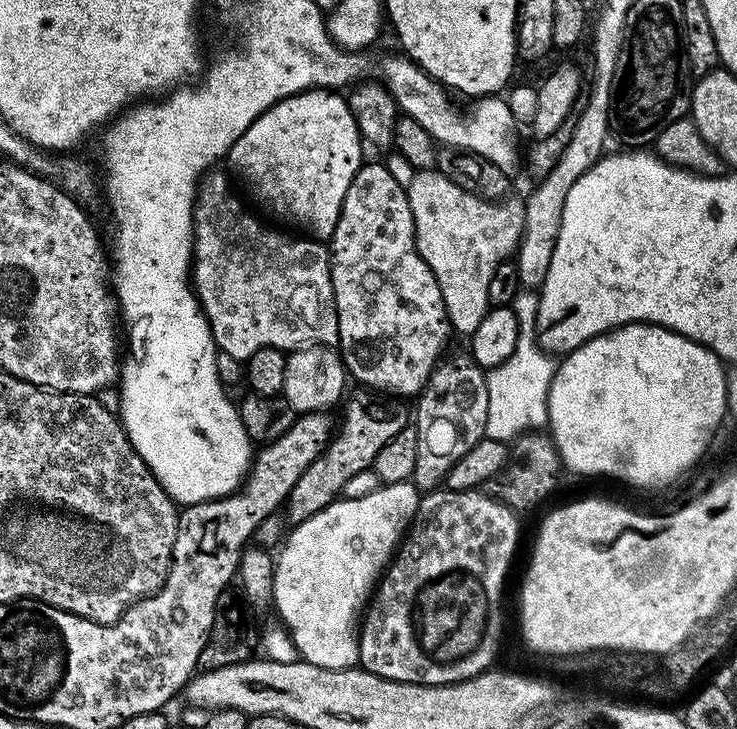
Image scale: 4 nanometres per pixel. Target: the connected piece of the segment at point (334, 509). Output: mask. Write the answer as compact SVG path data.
M405 482L402 484L385 484L376 489L376 491L366 494L366 498L354 498L345 500L337 498L333 504L326 506L318 514L306 518L306 522L295 525L287 533L283 541L279 554L275 557L275 572L273 574L273 596L274 608L280 611L283 627L287 628L292 636L297 650L306 662L310 662L319 668L355 668L360 659L360 626L362 623L362 613L369 603L370 597L381 579L382 573L387 569L390 561L395 557L398 551L398 545L402 537L407 533L408 526L416 516L416 508L420 504L421 493L418 491L415 483Z

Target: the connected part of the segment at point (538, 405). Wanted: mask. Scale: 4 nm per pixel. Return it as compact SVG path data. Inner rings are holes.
M520 290L520 293L510 301L510 307L516 312L520 327L517 345L504 362L496 368L487 369L486 372L490 406L486 410L484 435L489 440L505 442L511 442L512 439L515 441L547 425L548 391L558 367L557 361L540 347L540 341L536 335L537 293L532 290Z

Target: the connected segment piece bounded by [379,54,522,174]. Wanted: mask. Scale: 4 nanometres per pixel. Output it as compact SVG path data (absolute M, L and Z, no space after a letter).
M397 54L386 57L380 64L380 76L379 79L384 87L396 100L397 109L403 115L414 118L418 126L423 126L436 139L437 145L471 152L481 160L494 162L498 170L509 174L515 173L515 168L522 164L521 153L520 156L516 153L518 121L514 118L514 114L510 114L510 106L503 95L493 94L477 99L469 116L459 116L448 101L449 93L444 85L426 75L407 56Z

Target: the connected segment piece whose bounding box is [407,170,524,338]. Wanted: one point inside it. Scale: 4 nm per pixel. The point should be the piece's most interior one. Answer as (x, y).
(463, 238)

